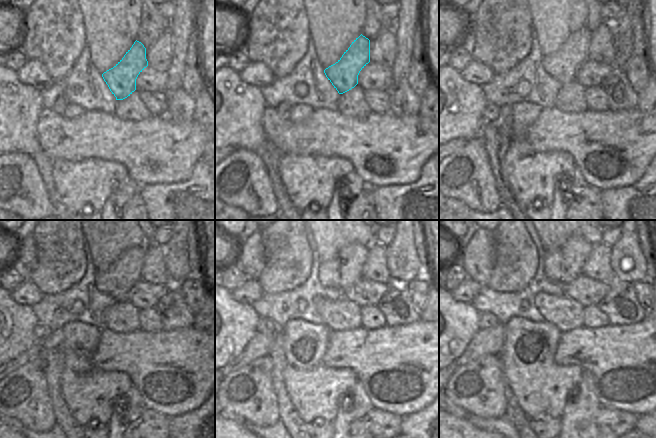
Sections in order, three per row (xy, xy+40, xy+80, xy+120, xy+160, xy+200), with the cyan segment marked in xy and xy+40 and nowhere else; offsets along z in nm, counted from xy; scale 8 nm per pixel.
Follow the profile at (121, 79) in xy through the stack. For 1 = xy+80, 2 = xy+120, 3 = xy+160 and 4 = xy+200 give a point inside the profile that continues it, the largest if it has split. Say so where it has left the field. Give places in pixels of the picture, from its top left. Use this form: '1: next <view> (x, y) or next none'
1: next xy+80 (562, 65)
2: next xy+120 (117, 281)
3: next xy+160 (341, 273)
4: next xy+200 (564, 265)

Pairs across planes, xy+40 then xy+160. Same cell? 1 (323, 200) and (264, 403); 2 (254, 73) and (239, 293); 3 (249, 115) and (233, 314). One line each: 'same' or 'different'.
1: different
2: same
3: same

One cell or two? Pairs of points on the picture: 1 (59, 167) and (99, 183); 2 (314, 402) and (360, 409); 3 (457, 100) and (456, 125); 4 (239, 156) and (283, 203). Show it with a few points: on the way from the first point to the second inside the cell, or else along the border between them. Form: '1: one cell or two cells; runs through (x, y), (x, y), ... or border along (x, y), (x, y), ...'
1: one cell; runs through (69, 177), (76, 183), (89, 183)
2: two cells; border along (353, 387), (332, 420)
3: one cell; runs through (456, 106), (456, 119)
4: two cells; border along (266, 171), (278, 209)

